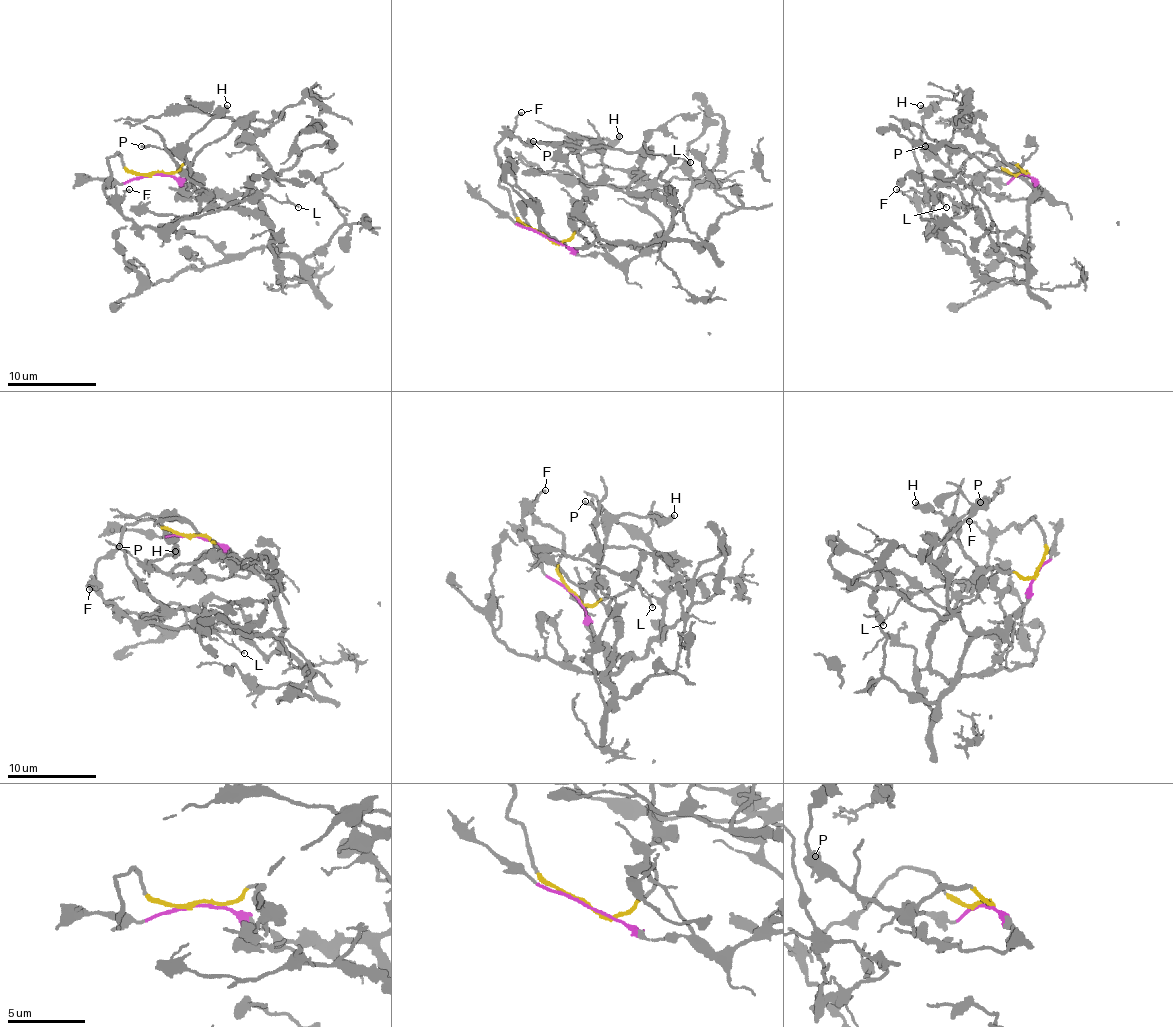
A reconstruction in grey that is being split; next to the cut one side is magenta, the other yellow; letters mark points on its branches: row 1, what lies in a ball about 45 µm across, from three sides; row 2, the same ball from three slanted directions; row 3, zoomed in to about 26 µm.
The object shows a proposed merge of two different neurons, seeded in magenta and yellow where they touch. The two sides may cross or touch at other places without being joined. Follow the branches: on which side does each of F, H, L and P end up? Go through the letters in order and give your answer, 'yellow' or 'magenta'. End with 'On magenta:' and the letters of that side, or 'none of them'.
F: yellow
H: yellow
L: yellow
P: yellow
On magenta: none of them

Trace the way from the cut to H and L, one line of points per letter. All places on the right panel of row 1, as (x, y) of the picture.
H: (1020, 174), (1026, 172), (1013, 163), (968, 176), (953, 172), (922, 141), (924, 109), (919, 105)
L: (1020, 174), (1009, 174), (986, 154), (975, 152), (919, 207), (928, 228), (939, 196), (946, 207)

